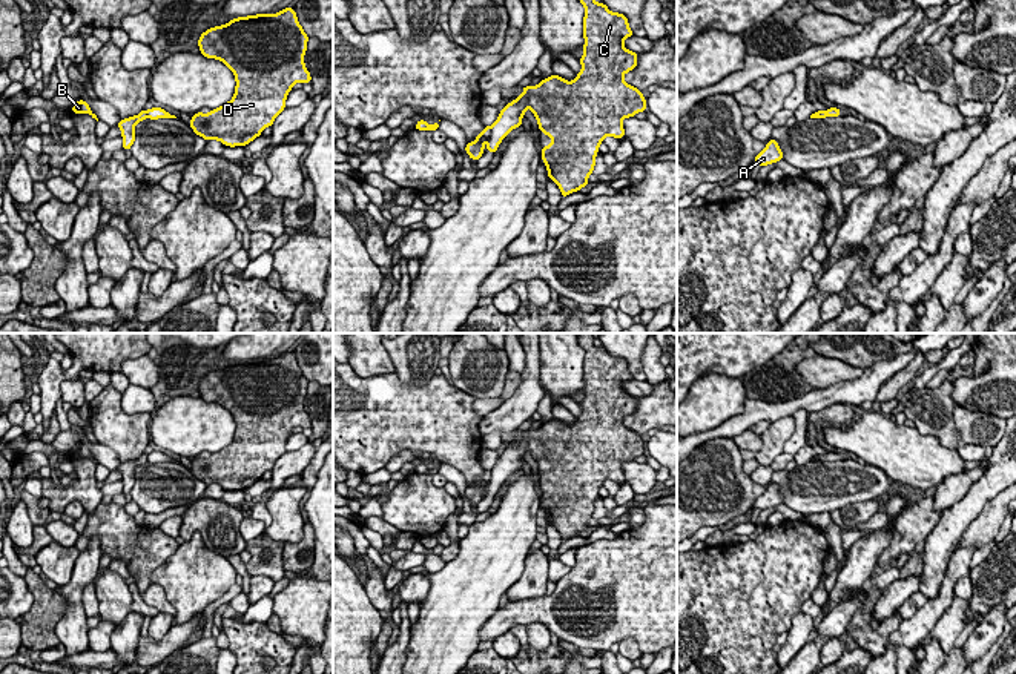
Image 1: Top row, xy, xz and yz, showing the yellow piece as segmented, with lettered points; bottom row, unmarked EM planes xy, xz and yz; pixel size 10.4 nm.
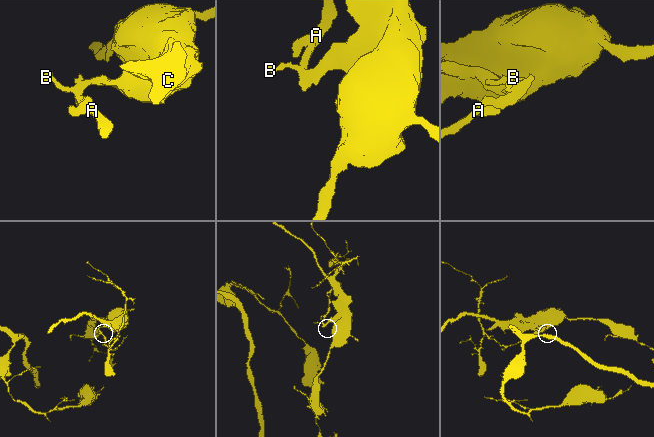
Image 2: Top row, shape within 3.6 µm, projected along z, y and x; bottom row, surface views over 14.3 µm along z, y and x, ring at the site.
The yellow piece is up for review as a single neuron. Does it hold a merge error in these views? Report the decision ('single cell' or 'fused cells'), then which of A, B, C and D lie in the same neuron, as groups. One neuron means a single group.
fused cells; A B / C D

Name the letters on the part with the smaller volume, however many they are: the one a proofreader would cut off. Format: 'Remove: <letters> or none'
Remove: A, B

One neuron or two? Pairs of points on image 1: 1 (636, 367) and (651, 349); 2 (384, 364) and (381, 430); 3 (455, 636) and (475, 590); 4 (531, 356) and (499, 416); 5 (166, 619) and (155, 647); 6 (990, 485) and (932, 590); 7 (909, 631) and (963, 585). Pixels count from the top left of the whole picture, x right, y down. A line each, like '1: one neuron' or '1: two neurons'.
1: two neurons
2: two neurons
3: one neuron
4: one neuron
5: two neurons
6: one neuron
7: two neurons

